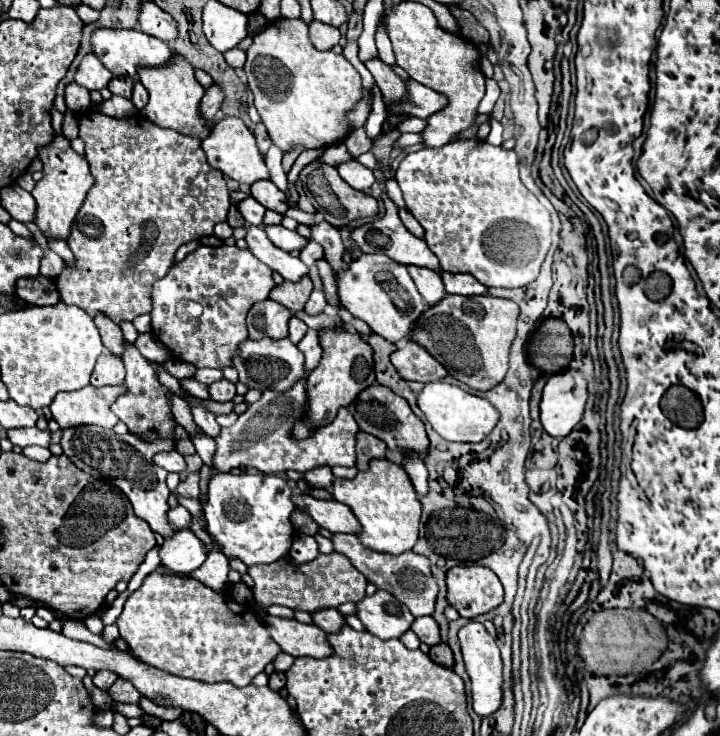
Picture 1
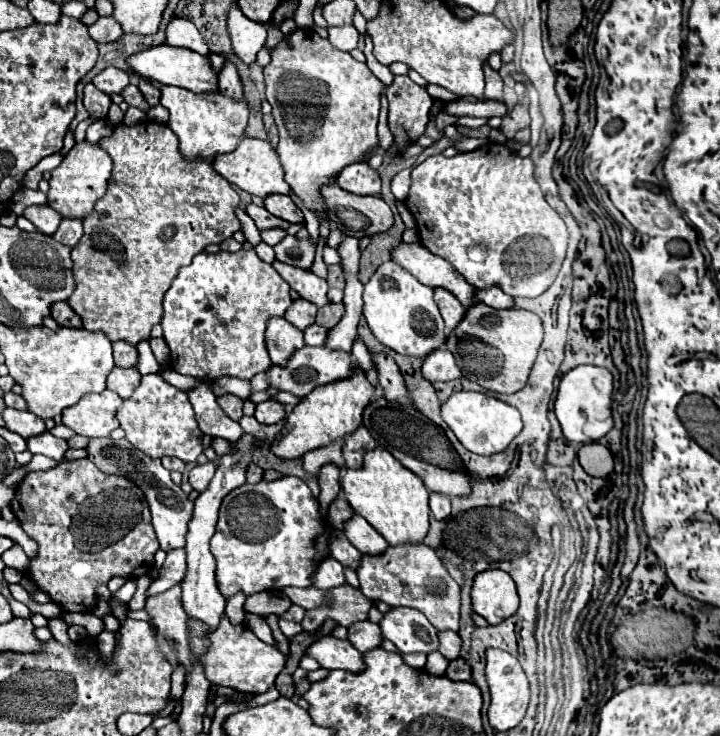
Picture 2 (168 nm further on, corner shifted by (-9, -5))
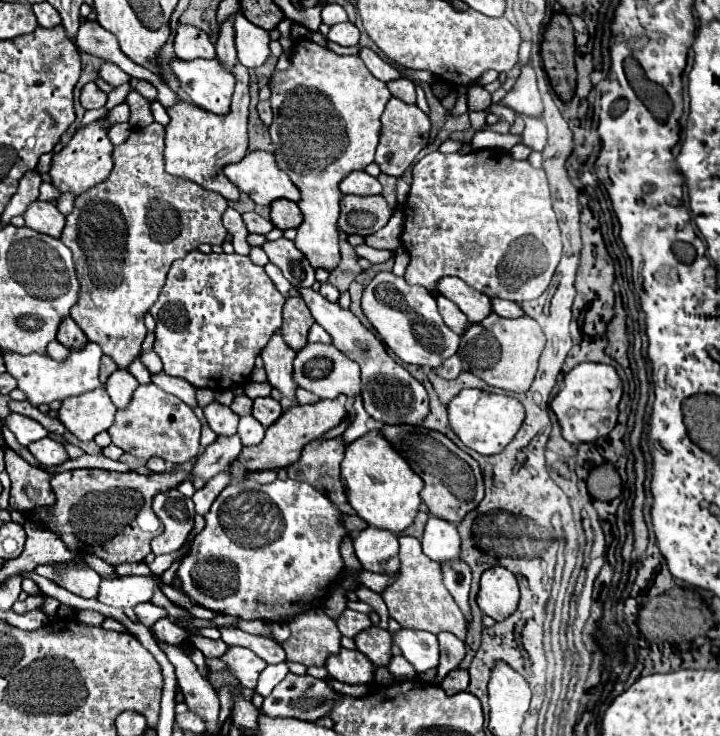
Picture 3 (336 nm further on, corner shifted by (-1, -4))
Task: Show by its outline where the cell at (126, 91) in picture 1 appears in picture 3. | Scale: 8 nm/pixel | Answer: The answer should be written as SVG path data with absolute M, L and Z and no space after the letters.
M135 89L129 91L125 103L131 107L131 119L129 119L129 123L133 127L147 127L147 125L153 123L151 109L149 109L149 101L145 97L141 97Z

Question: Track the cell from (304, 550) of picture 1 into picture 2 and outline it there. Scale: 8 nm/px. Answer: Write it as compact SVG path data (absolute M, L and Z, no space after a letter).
M260 592L249 596L244 604L244 610L259 616L276 614L280 616L292 605L287 596L280 596L277 592Z

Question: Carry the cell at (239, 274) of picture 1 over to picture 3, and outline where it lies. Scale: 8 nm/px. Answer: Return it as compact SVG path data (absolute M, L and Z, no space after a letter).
M189 251L185 259L171 265L167 283L159 293L159 299L149 309L157 321L153 351L163 361L163 371L173 377L181 377L195 387L209 387L213 391L231 389L233 383L247 383L255 367L255 359L267 345L269 337L281 329L281 309L285 297L277 291L265 269L255 265L249 257L237 253L201 253Z

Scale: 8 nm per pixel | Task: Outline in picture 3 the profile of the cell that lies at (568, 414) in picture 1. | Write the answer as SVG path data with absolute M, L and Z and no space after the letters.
M581 363L573 367L563 377L563 387L551 401L551 411L557 415L563 437L569 443L577 445L577 443L591 443L597 441L599 437L609 435L609 431L617 423L617 403L621 399L621 393L623 393L621 379L617 377L611 365Z

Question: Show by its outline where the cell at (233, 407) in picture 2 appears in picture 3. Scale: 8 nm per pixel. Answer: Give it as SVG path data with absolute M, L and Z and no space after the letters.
M217 401L209 403L205 409L205 419L209 423L209 427L217 433L217 435L235 435L237 433L237 423L239 423L239 415L233 413L227 405L221 405Z

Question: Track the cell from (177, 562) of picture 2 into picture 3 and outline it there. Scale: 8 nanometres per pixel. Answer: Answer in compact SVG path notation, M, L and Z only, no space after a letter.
M119 577L113 581L103 579L97 599L111 607L135 607L135 603L151 601L153 593L159 589L159 577Z

